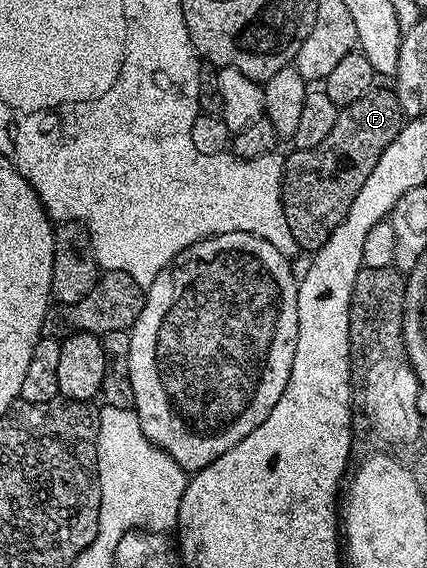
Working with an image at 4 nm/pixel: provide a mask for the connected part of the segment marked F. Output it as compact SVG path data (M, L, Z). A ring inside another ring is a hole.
M378 87L363 94L355 102L338 111L335 127L319 146L290 151L281 169L281 205L291 226L291 238L295 238L302 253L312 254L323 247L327 238L347 218L355 194L363 190L367 174L375 170L375 162L391 146L403 123L403 113L397 101L396 91Z

